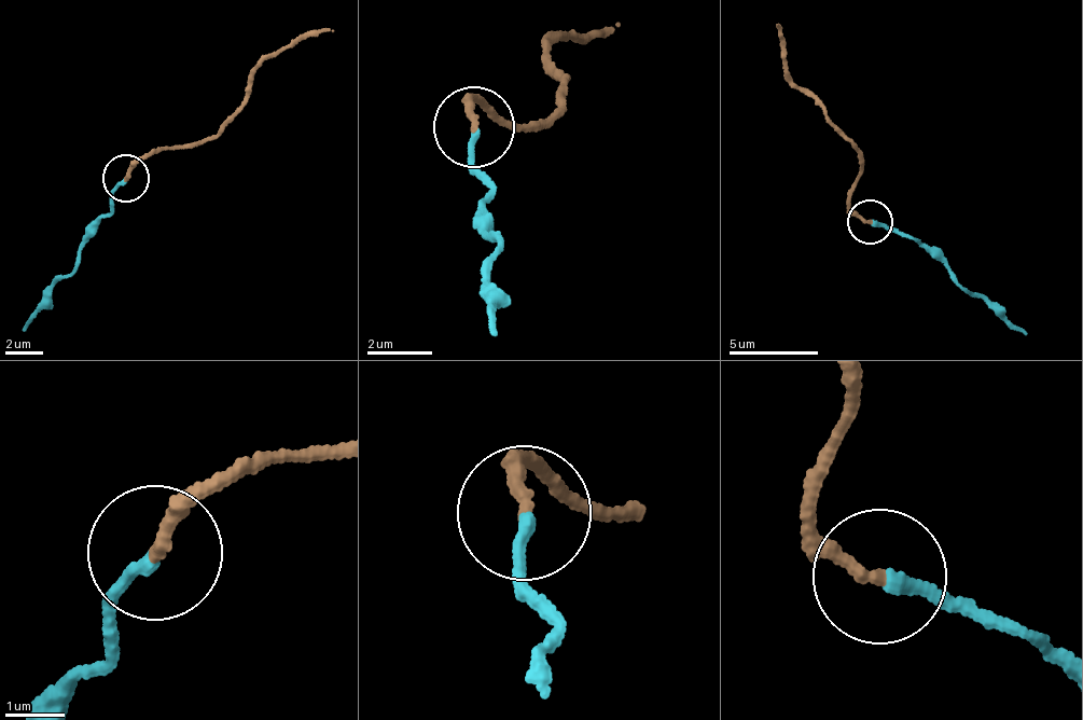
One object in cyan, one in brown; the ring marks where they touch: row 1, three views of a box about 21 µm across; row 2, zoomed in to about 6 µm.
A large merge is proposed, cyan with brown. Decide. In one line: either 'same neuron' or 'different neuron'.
same neuron

